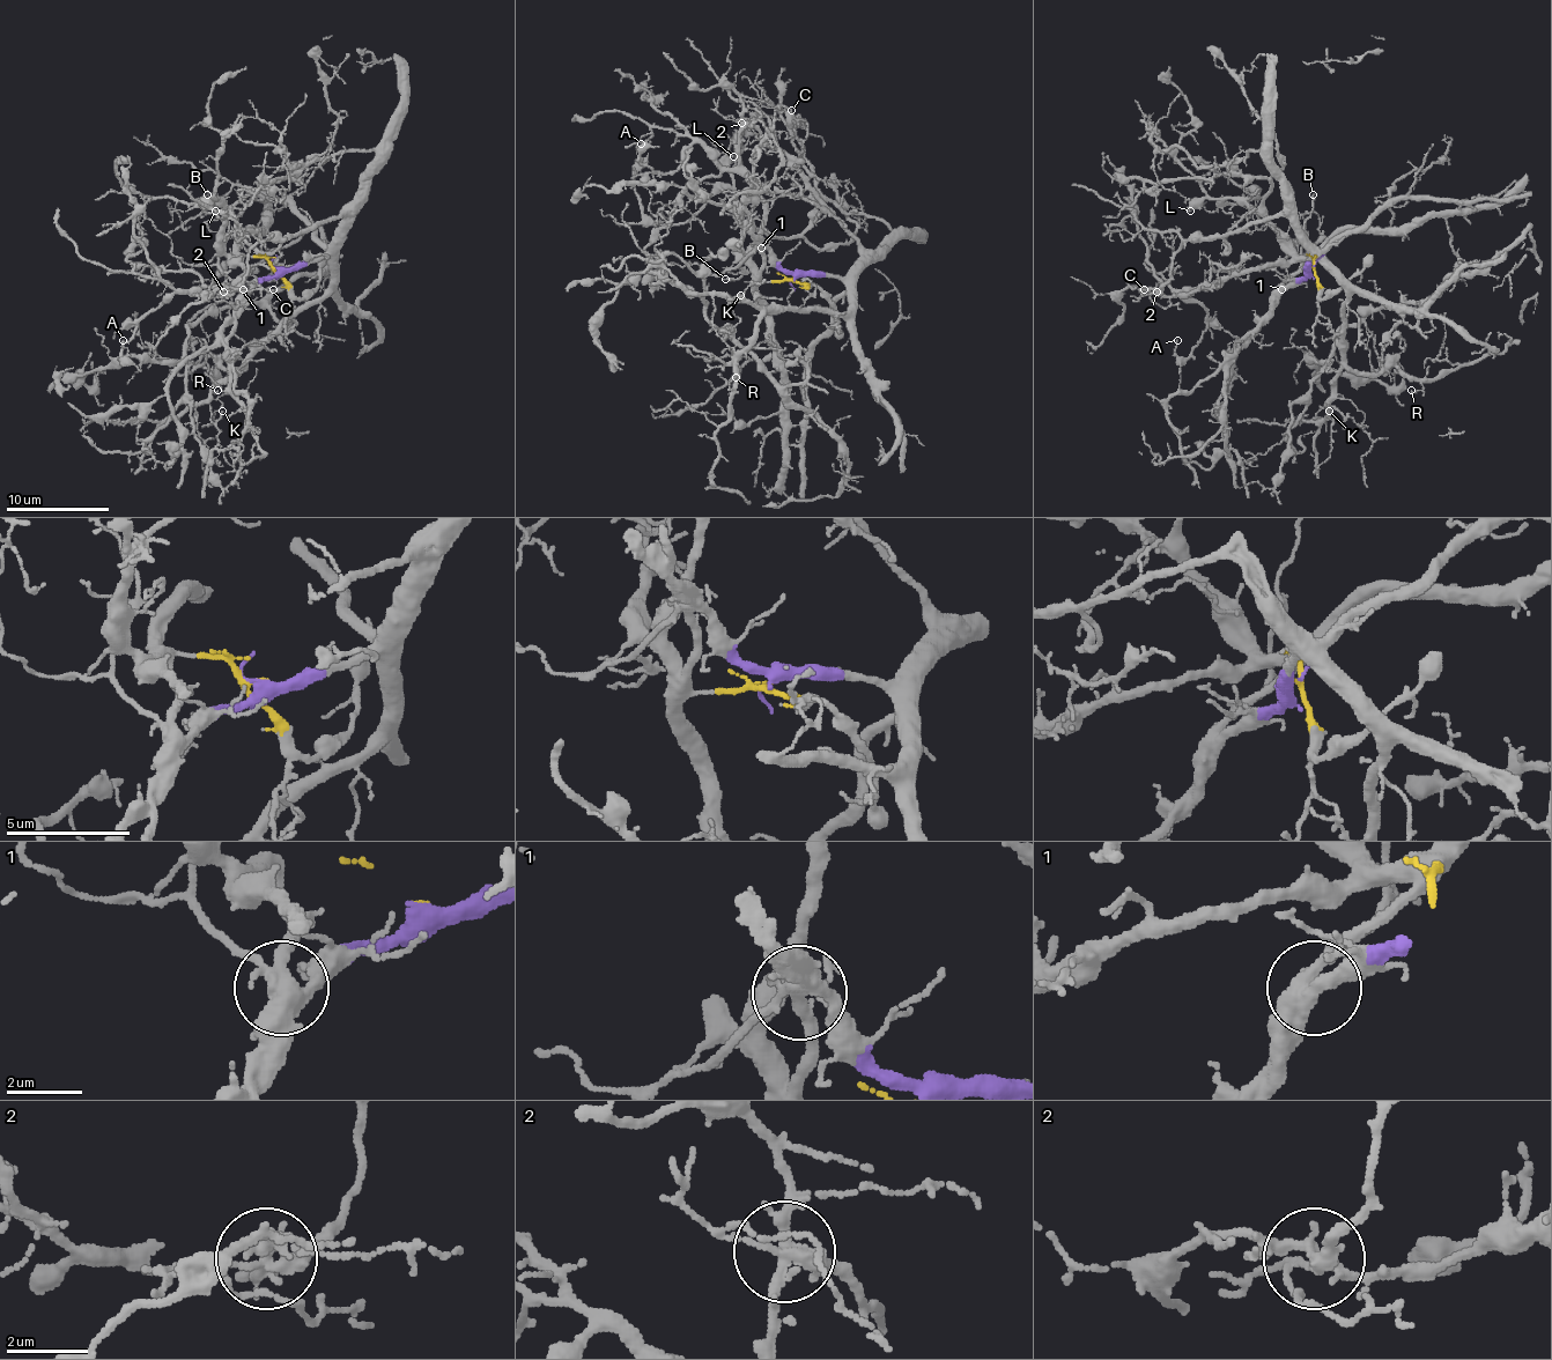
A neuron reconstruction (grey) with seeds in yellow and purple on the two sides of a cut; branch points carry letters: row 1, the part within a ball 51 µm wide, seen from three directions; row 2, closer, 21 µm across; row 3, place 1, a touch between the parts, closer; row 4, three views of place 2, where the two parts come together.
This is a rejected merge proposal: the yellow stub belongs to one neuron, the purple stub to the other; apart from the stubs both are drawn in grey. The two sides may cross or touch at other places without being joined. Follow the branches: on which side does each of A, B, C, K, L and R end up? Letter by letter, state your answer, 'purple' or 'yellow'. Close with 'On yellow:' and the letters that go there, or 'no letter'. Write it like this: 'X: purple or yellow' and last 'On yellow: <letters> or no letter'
A: yellow
B: purple
C: yellow
K: purple
L: yellow
R: purple
On yellow: A, C, L

